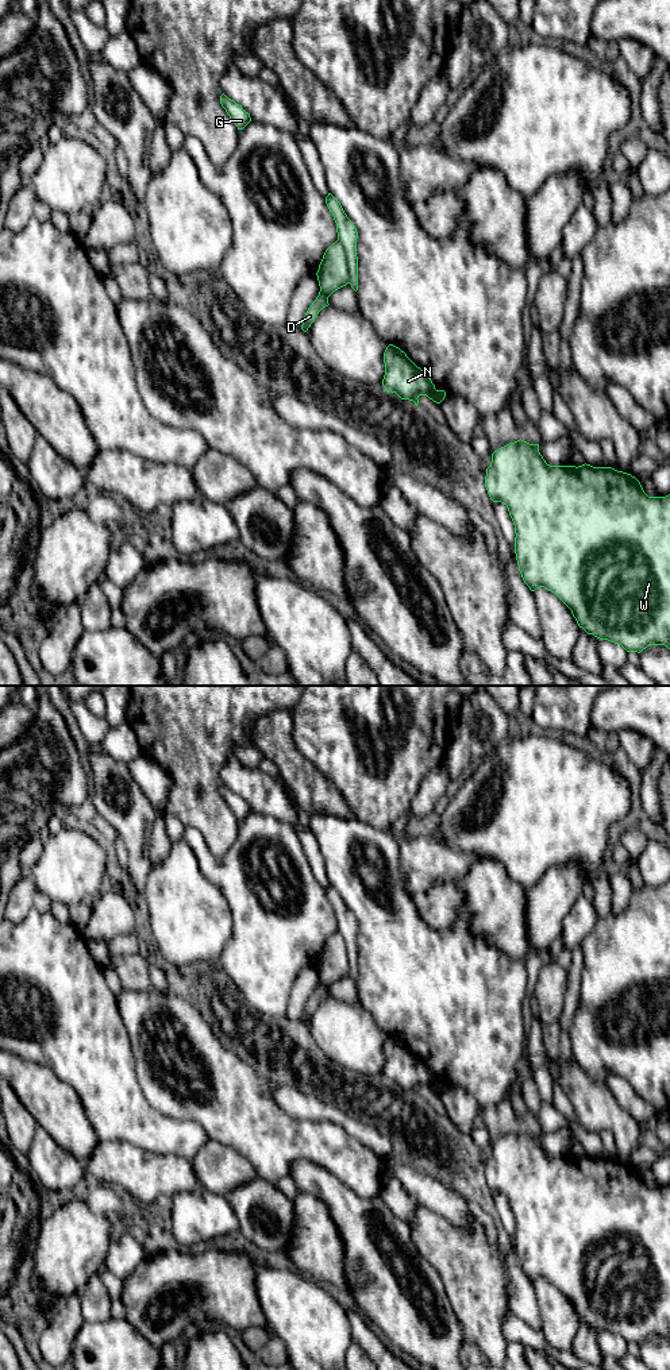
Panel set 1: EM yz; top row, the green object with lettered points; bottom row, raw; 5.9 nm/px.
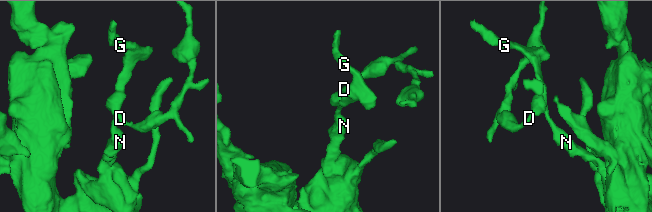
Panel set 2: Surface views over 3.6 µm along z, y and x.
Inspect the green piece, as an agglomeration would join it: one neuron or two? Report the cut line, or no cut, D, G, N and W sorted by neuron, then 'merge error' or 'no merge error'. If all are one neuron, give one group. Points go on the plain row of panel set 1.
cut yz (338, 930), (346, 948), (349, 973); groups D / G N W; merge error

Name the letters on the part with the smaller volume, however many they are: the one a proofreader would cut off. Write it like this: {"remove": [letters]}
{"remove": ["D"]}

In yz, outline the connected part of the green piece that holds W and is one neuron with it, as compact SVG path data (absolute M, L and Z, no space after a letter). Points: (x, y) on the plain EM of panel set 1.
M521 1130L492 1145L485 1178L493 1193L501 1193L508 1199L515 1216L515 1244L519 1262L531 1282L544 1278L554 1284L571 1301L578 1317L588 1325L619 1335L627 1343L640 1344L648 1336L665 1336L670 1340L670 1185L648 1188L635 1168L612 1158L593 1158L586 1154L578 1158L550 1157L540 1146L539 1135L530 1135Z

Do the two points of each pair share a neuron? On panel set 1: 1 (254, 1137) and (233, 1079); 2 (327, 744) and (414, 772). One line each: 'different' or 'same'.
1: same
2: same

